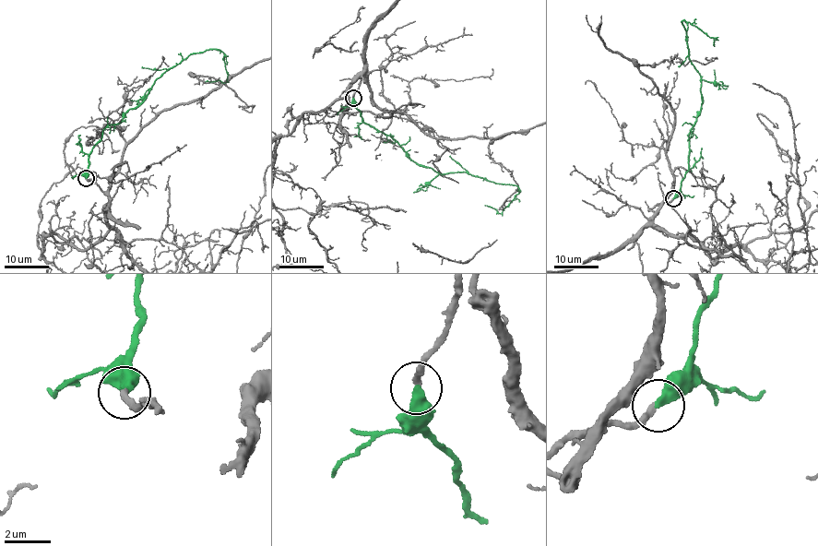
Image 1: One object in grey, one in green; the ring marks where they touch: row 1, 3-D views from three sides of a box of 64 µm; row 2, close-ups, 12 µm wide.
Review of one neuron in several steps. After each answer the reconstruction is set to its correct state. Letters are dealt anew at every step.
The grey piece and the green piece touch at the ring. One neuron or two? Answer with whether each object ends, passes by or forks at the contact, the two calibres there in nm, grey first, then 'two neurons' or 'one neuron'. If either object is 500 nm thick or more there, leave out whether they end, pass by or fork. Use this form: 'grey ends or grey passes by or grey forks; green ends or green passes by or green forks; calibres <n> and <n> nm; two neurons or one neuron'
grey ends; green ends; calibres 240 and 400 nm; one neuron

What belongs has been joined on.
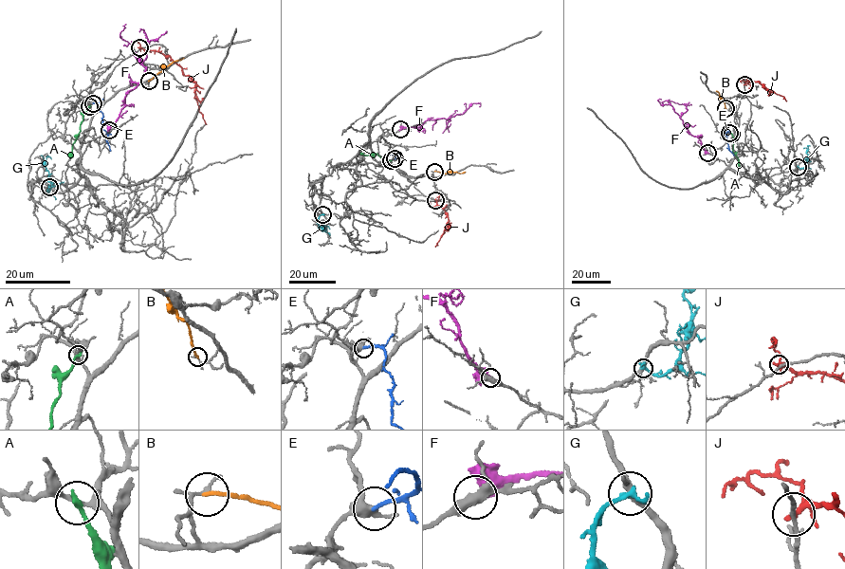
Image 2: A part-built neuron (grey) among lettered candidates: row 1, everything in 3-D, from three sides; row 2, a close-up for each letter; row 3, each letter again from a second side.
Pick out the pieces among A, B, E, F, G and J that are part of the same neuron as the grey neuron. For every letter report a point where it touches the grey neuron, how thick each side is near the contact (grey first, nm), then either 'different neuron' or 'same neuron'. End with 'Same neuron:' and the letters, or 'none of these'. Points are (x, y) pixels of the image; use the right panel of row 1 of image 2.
A: (731, 134) | 190/280 nm | different neuron
B: (725, 108) | 140/200 nm | different neuron
E: (729, 133) | 380/180 nm | different neuron
F: (707, 153) | 360/400 nm | different neuron
G: (798, 167) | 240/340 nm | different neuron
J: (744, 84) | 170/190 nm | different neuron
Same neuron: none of these

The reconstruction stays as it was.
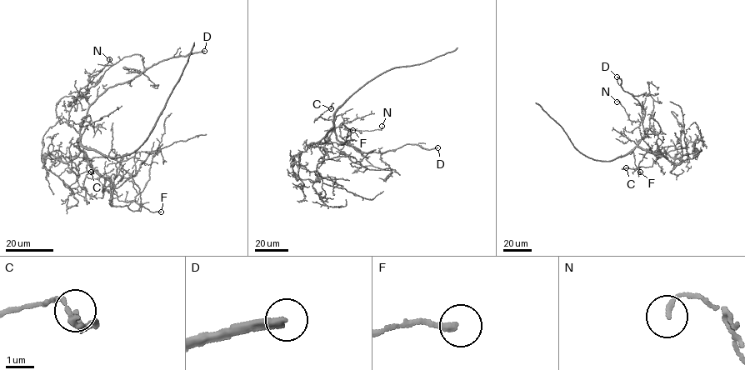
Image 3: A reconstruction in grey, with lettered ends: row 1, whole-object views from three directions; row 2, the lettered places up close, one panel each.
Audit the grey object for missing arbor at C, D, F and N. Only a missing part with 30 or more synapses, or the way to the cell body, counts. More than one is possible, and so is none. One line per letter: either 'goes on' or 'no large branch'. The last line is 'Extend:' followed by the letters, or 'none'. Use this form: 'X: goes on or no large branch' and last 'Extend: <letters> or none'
C: no large branch
D: goes on
F: no large branch
N: no large branch
Extend: D

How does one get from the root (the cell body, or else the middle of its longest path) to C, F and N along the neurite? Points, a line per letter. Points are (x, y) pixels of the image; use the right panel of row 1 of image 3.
C: (634, 148), (629, 153), (633, 152), (637, 167), (626, 167)
F: (634, 148), (639, 147), (652, 151), (649, 147), (639, 163), (640, 172)
N: (634, 148), (643, 135), (643, 127), (641, 122), (628, 119), (625, 108), (617, 102)

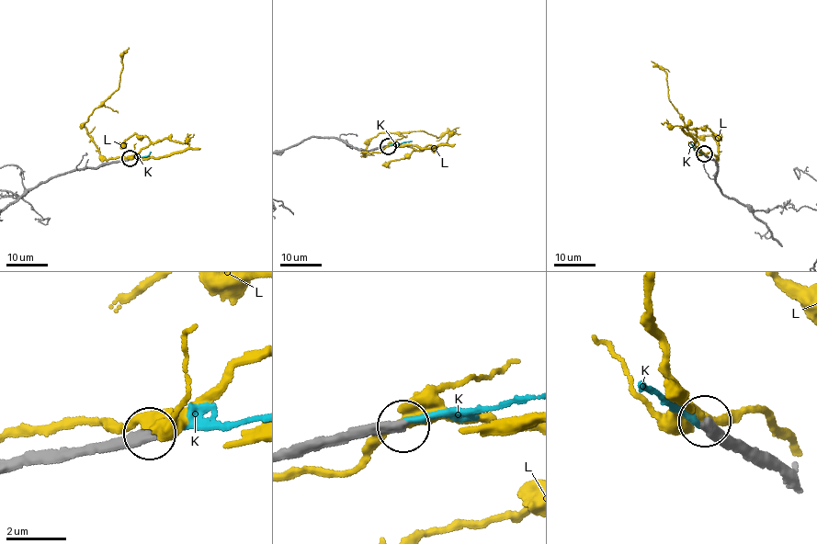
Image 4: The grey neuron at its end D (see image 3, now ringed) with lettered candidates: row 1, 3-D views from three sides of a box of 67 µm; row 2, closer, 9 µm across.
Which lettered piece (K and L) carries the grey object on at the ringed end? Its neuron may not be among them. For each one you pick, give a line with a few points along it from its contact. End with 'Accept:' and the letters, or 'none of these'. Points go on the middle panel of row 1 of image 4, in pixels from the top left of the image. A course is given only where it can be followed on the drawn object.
Accept: none of these

